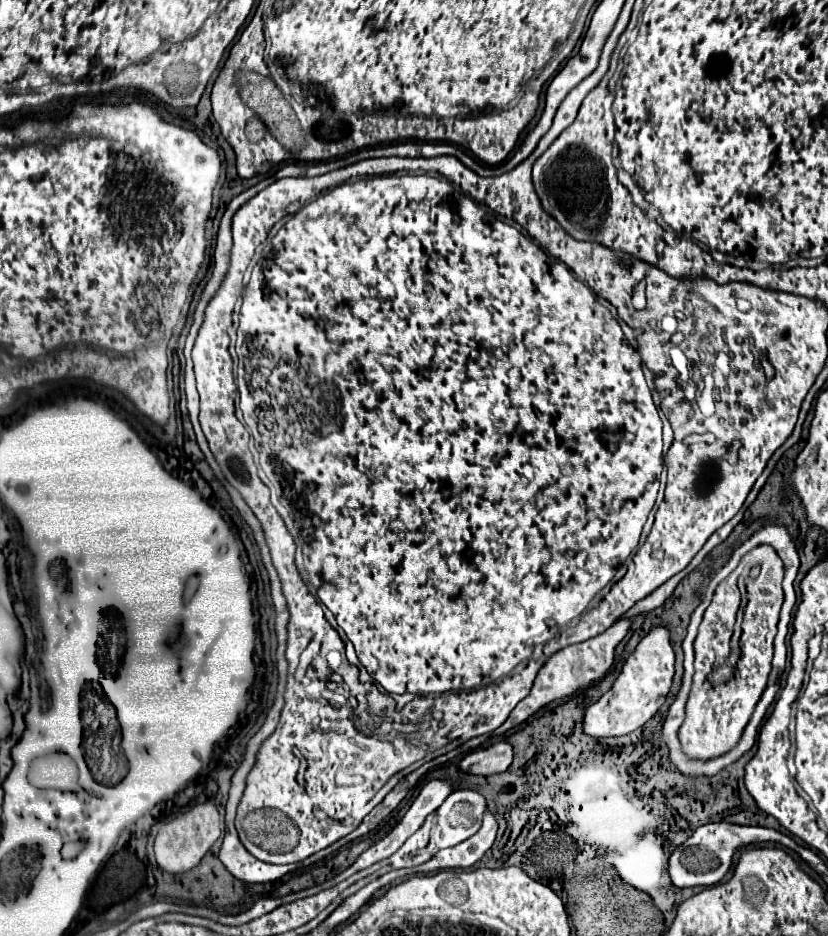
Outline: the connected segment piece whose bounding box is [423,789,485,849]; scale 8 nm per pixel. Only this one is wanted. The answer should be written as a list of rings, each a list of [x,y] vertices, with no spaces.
[[[457,789],[425,821],[423,827],[431,827],[433,833],[443,833],[443,849],[453,847],[477,833],[477,829],[481,827],[483,811],[485,797],[481,793]]]

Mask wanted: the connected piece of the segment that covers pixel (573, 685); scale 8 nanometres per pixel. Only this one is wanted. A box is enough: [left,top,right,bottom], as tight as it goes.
[490,619,633,735]

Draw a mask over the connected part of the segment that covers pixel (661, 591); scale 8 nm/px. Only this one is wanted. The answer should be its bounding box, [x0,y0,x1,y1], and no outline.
[627,569,689,617]

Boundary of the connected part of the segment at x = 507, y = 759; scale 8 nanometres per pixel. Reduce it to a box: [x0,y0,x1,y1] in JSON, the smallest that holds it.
[459,741,513,775]

